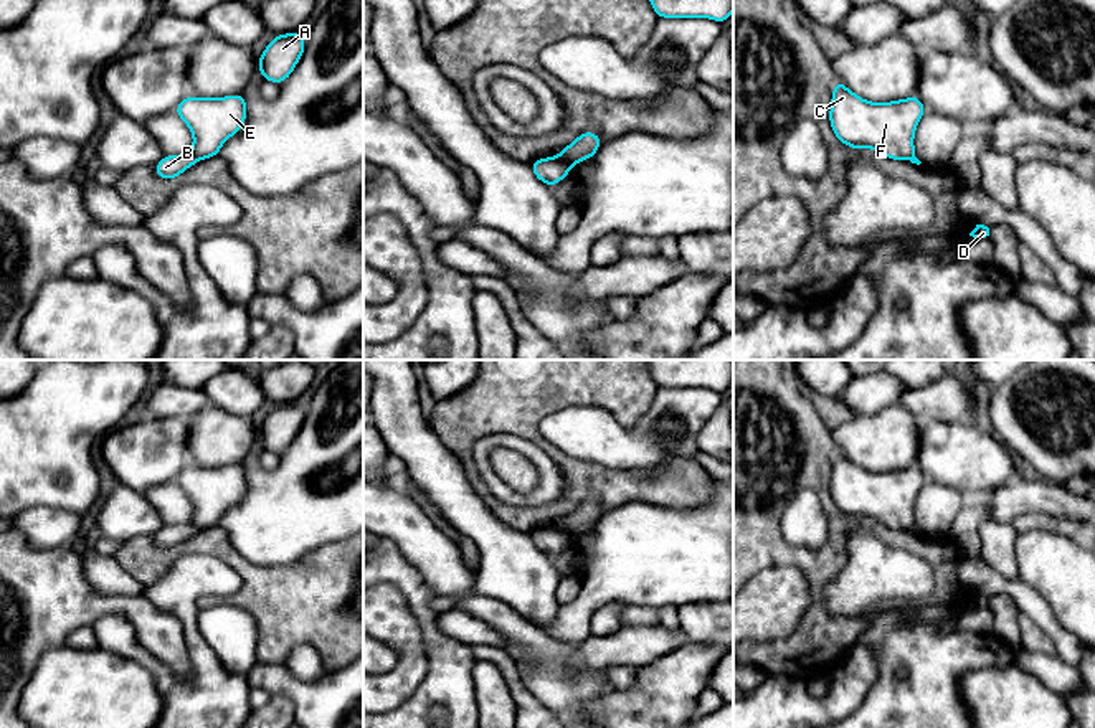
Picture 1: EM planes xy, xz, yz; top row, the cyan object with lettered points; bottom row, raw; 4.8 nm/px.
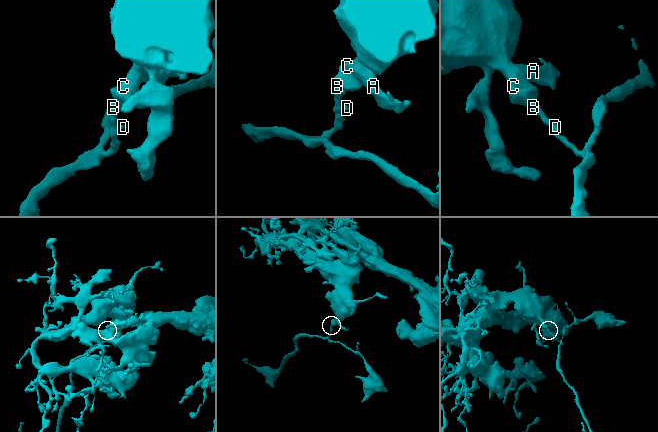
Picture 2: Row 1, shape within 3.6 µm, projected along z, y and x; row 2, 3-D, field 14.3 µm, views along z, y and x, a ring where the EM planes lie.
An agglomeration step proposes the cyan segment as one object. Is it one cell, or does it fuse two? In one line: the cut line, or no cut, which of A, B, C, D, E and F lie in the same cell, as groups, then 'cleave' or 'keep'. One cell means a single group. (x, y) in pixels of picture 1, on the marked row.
cut xz (555, 157), (570, 169); groups A C E F / B D; cleave

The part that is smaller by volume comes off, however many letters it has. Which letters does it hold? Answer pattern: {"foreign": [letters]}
{"foreign": ["B", "D"]}

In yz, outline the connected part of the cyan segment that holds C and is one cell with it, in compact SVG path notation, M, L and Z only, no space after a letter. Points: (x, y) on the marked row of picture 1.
M836 81L829 111L834 135L847 147L874 149L889 160L915 157L915 129L927 112L915 94L892 102L869 102Z

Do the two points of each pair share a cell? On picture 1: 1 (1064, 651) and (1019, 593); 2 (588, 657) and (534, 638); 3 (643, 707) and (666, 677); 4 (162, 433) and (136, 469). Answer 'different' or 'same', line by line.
1: same
2: different
3: same
4: same

